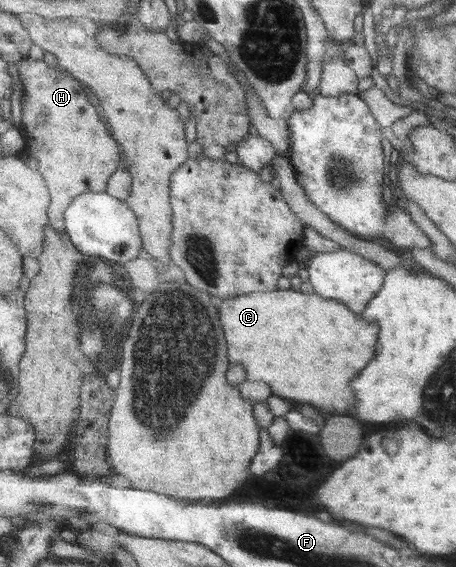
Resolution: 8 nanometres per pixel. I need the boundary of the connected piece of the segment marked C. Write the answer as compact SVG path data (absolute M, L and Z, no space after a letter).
M292 289L285 290L273 290L271 292L256 292L251 294L244 294L243 296L237 296L231 300L225 300L223 306L221 306L221 316L223 316L223 322L225 322L225 338L228 339L229 345L229 360L230 363L241 363L245 365L247 378L251 380L265 380L269 383L272 390L272 394L282 397L284 400L287 398L293 398L293 400L287 400L293 403L294 406L298 406L302 403L311 405L316 410L323 410L323 412L331 412L331 414L339 414L343 410L349 410L353 404L355 404L355 396L353 396L353 390L349 388L349 382L353 376L357 376L357 372L363 368L374 354L374 345L376 344L376 334L378 332L377 323L375 321L365 321L362 315L353 313L346 307L344 303L335 301L331 298L323 298L317 293L302 293L301 291L295 291Z

